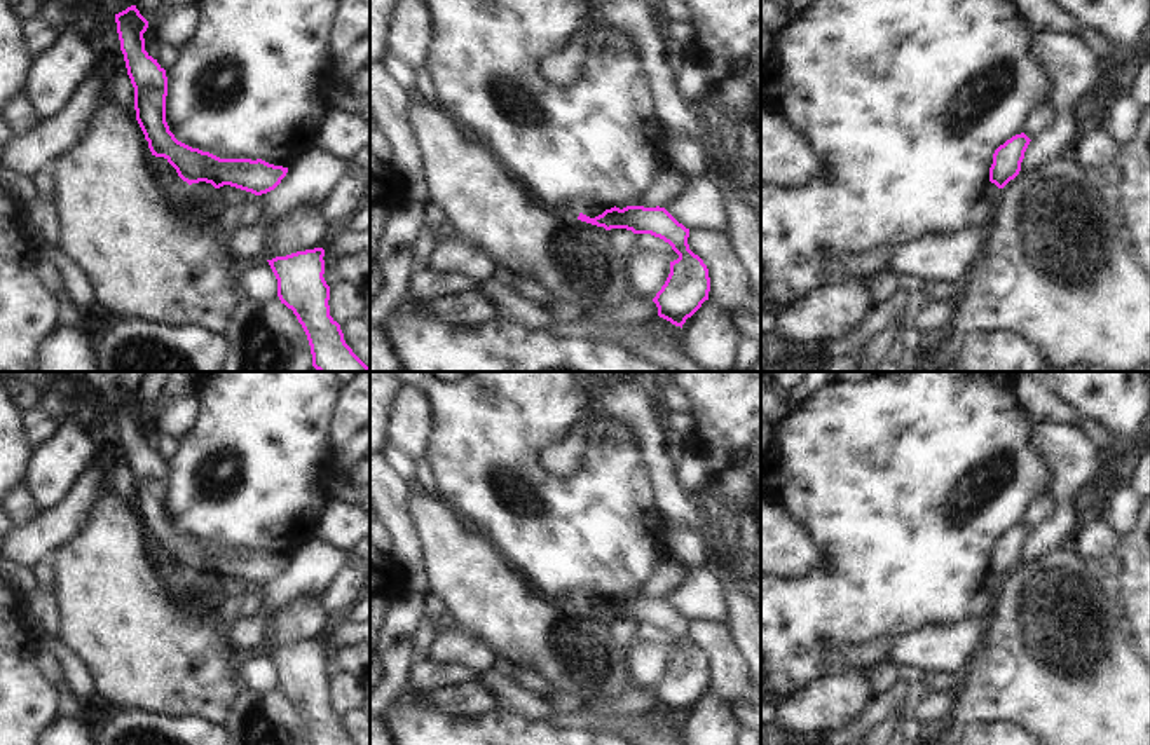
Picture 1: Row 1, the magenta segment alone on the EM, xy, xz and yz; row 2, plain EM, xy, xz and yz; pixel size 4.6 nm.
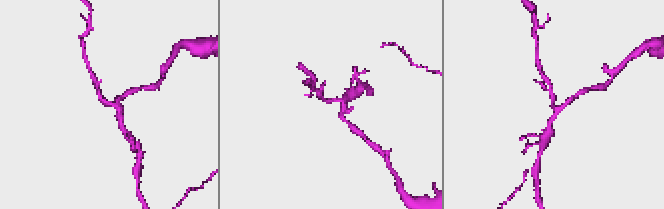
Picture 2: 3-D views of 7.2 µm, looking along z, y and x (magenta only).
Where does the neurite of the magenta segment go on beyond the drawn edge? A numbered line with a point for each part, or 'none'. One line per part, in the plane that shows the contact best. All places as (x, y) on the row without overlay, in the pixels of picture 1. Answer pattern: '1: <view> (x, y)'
none.

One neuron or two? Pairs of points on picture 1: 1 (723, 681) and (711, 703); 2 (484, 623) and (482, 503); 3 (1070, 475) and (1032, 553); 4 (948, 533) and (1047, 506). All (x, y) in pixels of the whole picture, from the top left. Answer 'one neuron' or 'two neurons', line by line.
1: two neurons
2: two neurons
3: one neuron
4: two neurons

